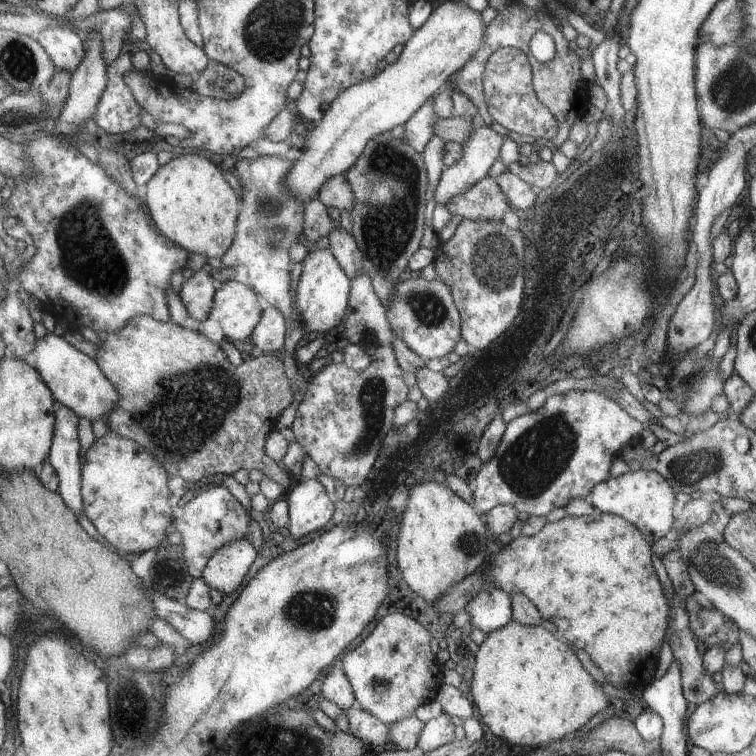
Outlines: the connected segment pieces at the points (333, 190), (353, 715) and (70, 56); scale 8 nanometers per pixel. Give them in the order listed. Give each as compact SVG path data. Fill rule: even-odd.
M342 174L332 176L330 180L326 180L315 198L326 208L336 208L340 212L345 211L347 214L352 214L352 210L356 206L352 186L346 180L345 175Z
M352 706L346 709L344 713L348 717L349 732L362 739L362 742L369 743L374 747L391 747L390 740L388 740L388 734L390 734L388 723L374 718L372 714L358 706Z
M44 28L34 38L40 42L56 69L74 72L85 56L85 43L82 35L66 28Z

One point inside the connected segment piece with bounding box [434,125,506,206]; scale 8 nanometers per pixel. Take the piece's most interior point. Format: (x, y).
(482, 149)

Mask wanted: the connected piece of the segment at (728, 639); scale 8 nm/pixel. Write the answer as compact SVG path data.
M694 593L686 600L685 609L689 618L689 629L692 631L692 640L702 642L706 647L724 646L724 652L736 643L738 628L730 618L724 618L716 608L708 609L701 605Z

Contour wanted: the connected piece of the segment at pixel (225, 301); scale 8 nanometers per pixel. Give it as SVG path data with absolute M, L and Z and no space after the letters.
M236 280L218 284L208 319L218 322L228 340L251 338L261 321L263 310L252 289Z

